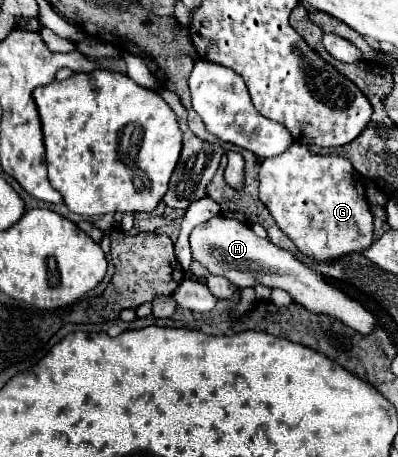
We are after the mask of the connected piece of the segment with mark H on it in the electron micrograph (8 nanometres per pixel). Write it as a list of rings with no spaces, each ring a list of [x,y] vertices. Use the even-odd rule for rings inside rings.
[[[215,216],[195,226],[189,236],[189,244],[191,244],[193,260],[205,266],[209,274],[225,276],[237,288],[247,288],[257,284],[265,284],[269,288],[281,288],[289,292],[291,298],[311,314],[331,316],[359,334],[371,334],[377,328],[377,320],[367,308],[363,308],[359,302],[349,298],[337,286],[329,284],[319,272],[293,258],[291,252],[277,248],[273,242],[255,236],[249,226],[245,226],[235,218]]]

